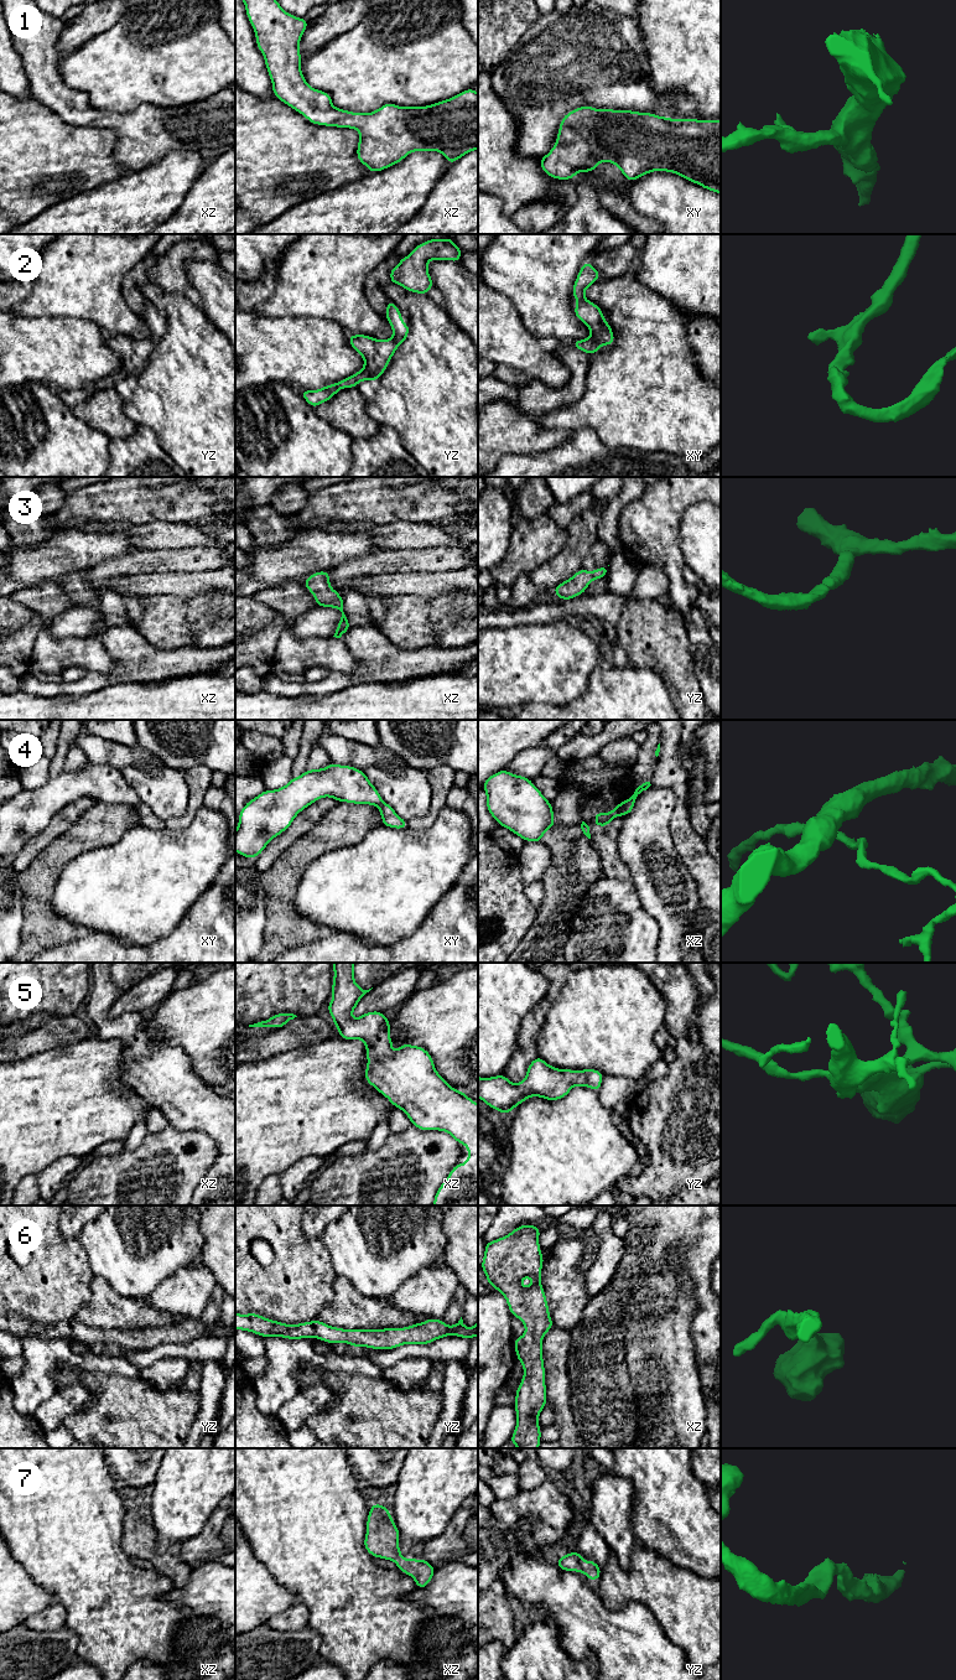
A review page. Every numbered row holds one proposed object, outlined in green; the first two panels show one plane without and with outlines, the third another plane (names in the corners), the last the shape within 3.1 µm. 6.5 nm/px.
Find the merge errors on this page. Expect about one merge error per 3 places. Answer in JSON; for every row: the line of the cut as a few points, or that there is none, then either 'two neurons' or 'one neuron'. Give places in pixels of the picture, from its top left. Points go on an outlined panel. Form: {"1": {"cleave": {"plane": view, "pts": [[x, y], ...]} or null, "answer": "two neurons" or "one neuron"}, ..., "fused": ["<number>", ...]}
{"1": {"cleave": null, "answer": "one neuron"}, "2": {"cleave": null, "answer": "one neuron"}, "3": {"cleave": null, "answer": "one neuron"}, "4": {"cleave": {"plane": "xz", "pts": [[628, 799], [622, 814]]}, "answer": "two neurons"}, "5": {"cleave": null, "answer": "one neuron"}, "6": {"cleave": null, "answer": "one neuron"}, "7": {"cleave": null, "answer": "one neuron"}, "fused": ["4"]}

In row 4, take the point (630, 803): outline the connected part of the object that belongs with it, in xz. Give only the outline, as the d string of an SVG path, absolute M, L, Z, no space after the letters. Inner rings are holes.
M645 782L645 783L635 787L632 797L628 799L628 802L627 802L625 807L624 807L623 815L628 815L628 814L632 813L632 810L633 810L633 808L635 805L637 797L641 792L646 790L650 785L651 785L650 782Z

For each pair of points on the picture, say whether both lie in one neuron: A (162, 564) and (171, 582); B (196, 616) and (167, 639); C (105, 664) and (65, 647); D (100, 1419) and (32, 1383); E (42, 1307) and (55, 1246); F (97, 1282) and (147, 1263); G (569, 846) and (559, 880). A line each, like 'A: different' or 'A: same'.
A: different
B: different
C: same
D: different
E: same
F: different
G: same

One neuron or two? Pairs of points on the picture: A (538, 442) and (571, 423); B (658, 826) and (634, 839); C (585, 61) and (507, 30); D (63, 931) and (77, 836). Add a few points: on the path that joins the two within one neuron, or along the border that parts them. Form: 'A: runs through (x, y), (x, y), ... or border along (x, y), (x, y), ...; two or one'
A: border along (538, 418), (544, 428), (571, 431); two
B: runs through (651, 826), (640, 838); one
C: border along (540, 14), (503, 58); two
D: runs through (42, 907), (42, 872), (53, 860); one

